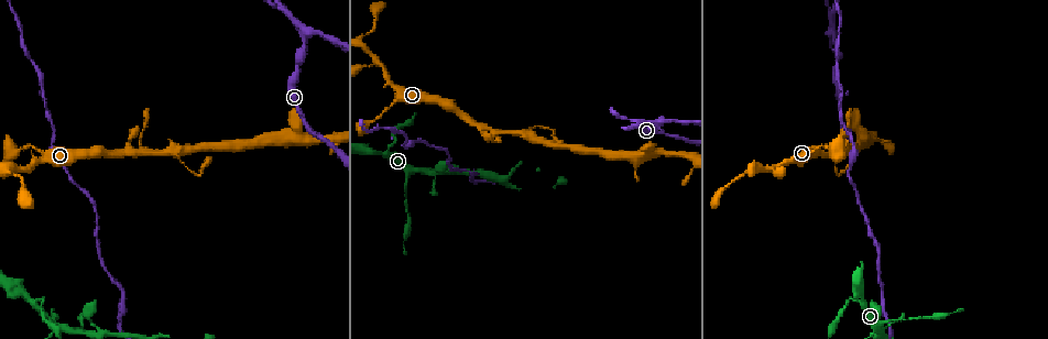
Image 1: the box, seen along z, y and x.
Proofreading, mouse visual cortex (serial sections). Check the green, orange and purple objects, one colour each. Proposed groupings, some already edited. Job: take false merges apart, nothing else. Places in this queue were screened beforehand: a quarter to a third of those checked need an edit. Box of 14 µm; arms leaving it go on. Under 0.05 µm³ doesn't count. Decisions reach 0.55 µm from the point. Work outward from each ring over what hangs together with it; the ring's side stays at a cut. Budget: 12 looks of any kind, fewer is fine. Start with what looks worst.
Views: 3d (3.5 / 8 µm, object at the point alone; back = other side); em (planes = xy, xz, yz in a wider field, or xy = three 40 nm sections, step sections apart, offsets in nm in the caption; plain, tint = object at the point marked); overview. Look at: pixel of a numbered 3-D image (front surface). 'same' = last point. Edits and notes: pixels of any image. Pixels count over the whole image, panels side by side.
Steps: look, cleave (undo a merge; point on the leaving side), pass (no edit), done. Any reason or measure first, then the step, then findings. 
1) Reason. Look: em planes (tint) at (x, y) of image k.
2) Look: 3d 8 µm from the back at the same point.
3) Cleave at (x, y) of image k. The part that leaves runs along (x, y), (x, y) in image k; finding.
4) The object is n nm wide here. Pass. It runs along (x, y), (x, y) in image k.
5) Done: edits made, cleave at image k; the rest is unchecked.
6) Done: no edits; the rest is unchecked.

A fork. Look: 3d 3.5 µm at (24, 169) of image 1.

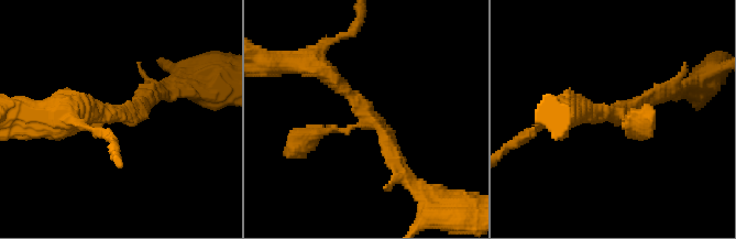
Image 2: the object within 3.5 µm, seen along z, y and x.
3 arms meet here; the arms are 150, 200, 250 nm wide. Look: em xy step 5 (tint) at (121, 111) of image 2.

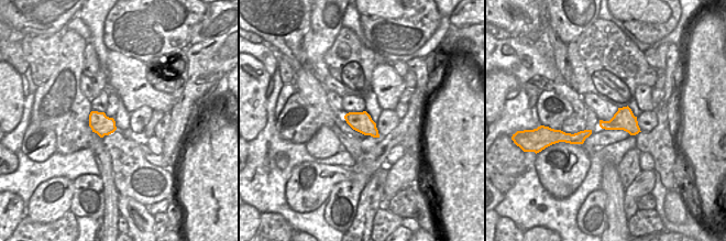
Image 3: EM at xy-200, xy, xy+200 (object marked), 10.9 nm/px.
Cut it another way. Look: em xy step 3 (tint) at the same point.

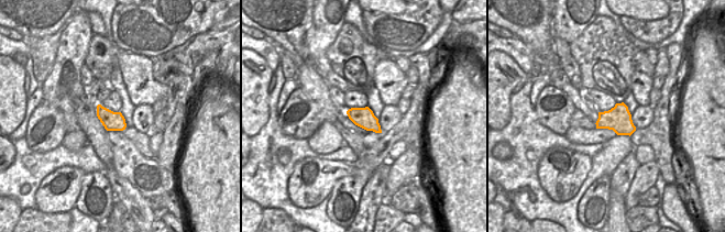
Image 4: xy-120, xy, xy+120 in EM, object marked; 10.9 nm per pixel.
The object is 220 nm wide here. Pass. It runs along (404, 174), (383, 131), (316, 64) in image 2; all the same cell.

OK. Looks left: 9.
A fork. Look: 3d 3.5 µm at (658, 127) of image 1.

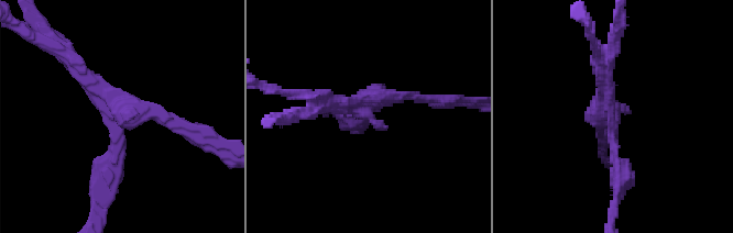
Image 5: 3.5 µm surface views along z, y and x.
3 arms meet here; the arms are 150, 200, 300 nm wide; need the tissue. Look: em planes (tint) at (612, 118) of image 5.

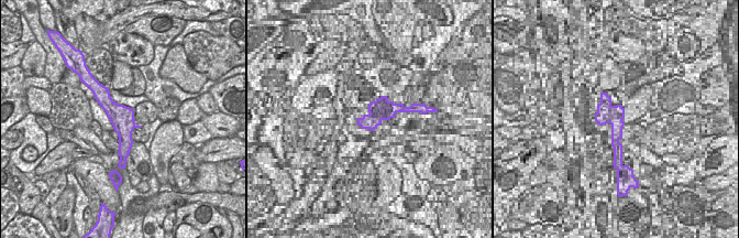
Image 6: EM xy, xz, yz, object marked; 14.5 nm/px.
Cleave at (162, 117) of image 5. The part that leaves runs along (364, 104), (340, 104), (280, 90) in image 5; two cells meet here.

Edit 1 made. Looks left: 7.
Look: 3d 3.5 µm at (44, 298) of image 1.

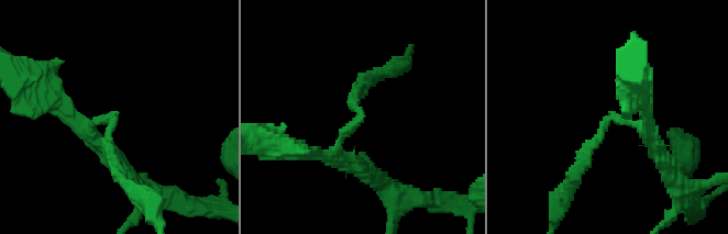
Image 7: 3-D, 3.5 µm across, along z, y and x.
Need the tissue. Look: em planes (tint) at (609, 119) of image 7.

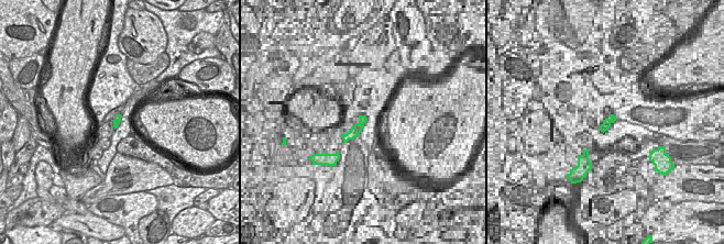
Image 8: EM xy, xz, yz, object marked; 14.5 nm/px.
Another direction. Look: em xy step 3 (tint) at the same point.

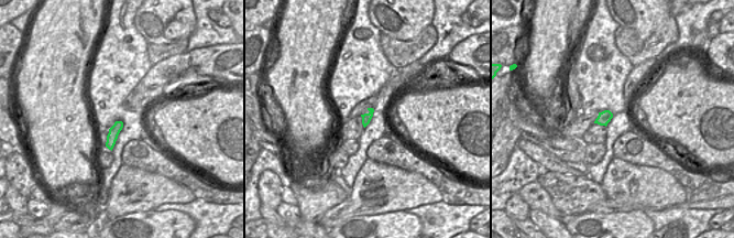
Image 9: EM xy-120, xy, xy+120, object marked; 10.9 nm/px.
The object is 100 nm wide here. Cleave at (585, 149) of image 7. The part that leaves runs along (609, 118), (561, 199) in image 7; two cells meet here.

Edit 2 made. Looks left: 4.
Sharp bend. Look: em xy step 3 (tint) at (97, 329) of image 1.

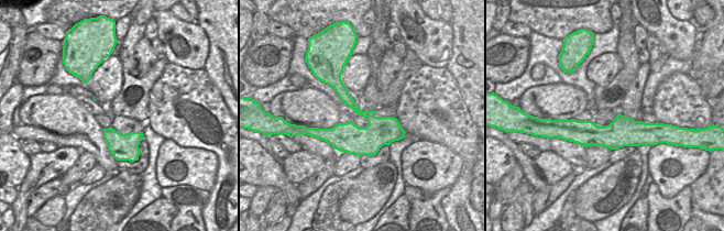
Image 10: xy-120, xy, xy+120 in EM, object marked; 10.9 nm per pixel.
Look: 3d 3.5 µm at the same point.

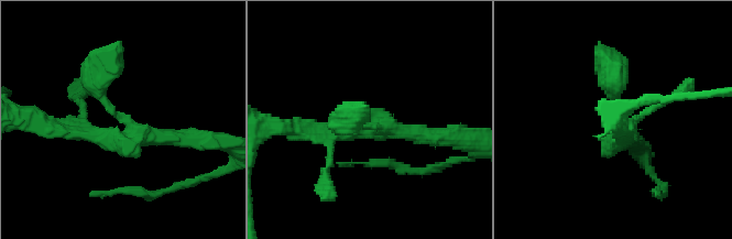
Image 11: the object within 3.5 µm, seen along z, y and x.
3 arms meet here. Pass. It runs along (83, 133), (130, 137), (99, 93), (112, 52) in image 11; one cell here.

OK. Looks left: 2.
Done: edits made, cleave at image 5, cleave at image 7; the rest is unchecked.

